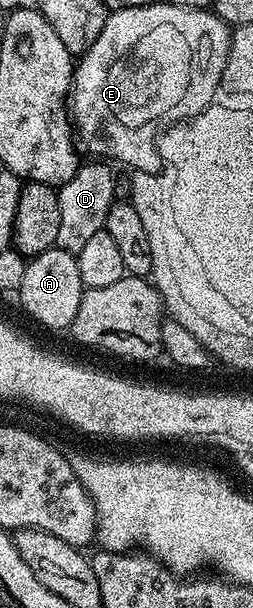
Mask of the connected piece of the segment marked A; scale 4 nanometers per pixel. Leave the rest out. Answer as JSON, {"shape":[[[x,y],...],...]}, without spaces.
{"shape":[[[53,247],[27,260],[25,278],[21,278],[17,299],[37,323],[44,324],[47,328],[70,329],[77,314],[77,306],[81,306],[84,286],[75,258],[76,253]]]}

